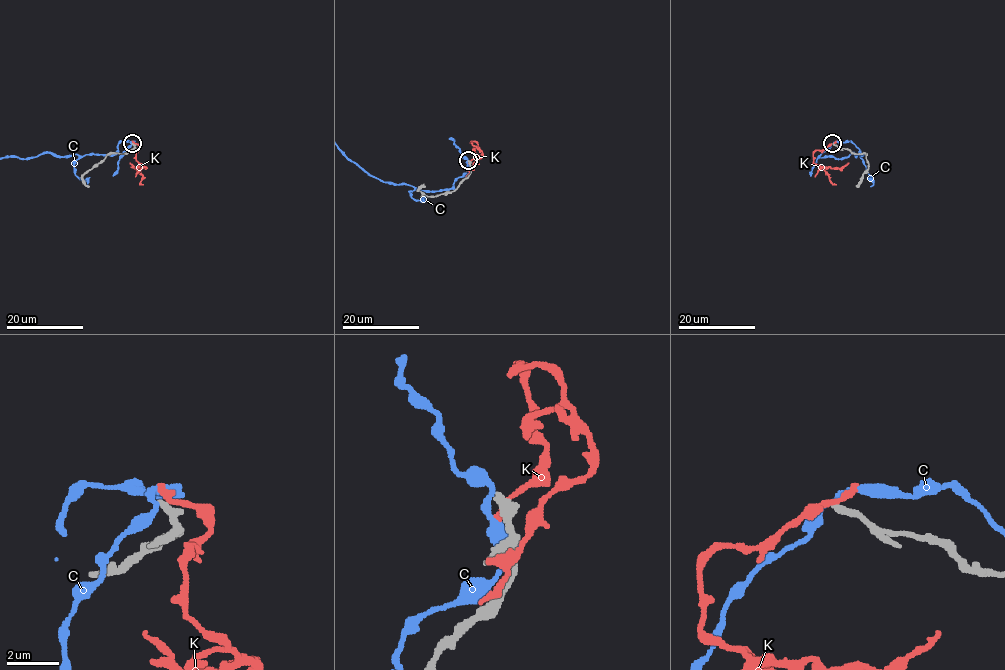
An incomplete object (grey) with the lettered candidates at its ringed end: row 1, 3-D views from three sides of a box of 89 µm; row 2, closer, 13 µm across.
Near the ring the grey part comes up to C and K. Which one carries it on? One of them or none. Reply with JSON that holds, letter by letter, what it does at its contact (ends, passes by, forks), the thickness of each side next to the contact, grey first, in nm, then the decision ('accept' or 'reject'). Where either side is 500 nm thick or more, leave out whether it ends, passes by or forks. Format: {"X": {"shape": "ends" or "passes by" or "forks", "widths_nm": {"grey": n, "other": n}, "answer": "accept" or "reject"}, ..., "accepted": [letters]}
{"C": {"shape": "passes by", "widths_nm": {"grey": 280, "other": 240}, "answer": "reject"}, "K": {"shape": "ends", "widths_nm": {"grey": 320, "other": 320}, "answer": "reject"}, "accepted": []}

